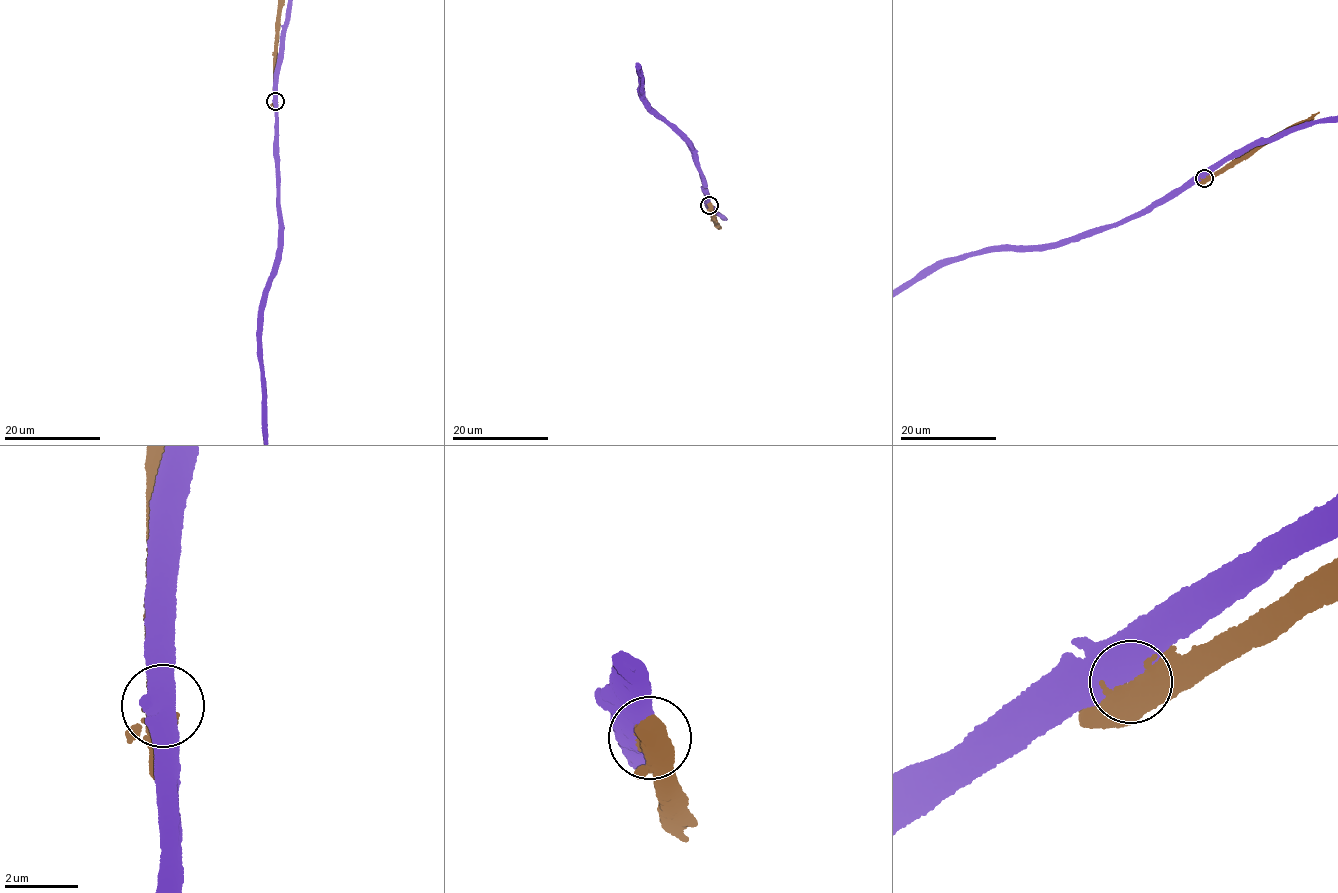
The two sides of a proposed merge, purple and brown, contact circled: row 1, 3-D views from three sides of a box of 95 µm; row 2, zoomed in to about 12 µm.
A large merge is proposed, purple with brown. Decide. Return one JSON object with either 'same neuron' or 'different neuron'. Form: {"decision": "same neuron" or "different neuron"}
{"decision": "different neuron"}

